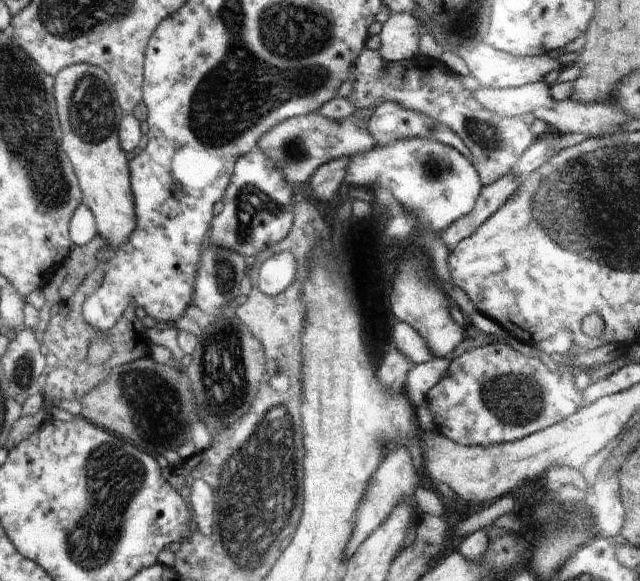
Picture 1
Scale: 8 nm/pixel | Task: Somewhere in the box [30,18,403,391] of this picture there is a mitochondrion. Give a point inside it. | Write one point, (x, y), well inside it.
(90, 113)

